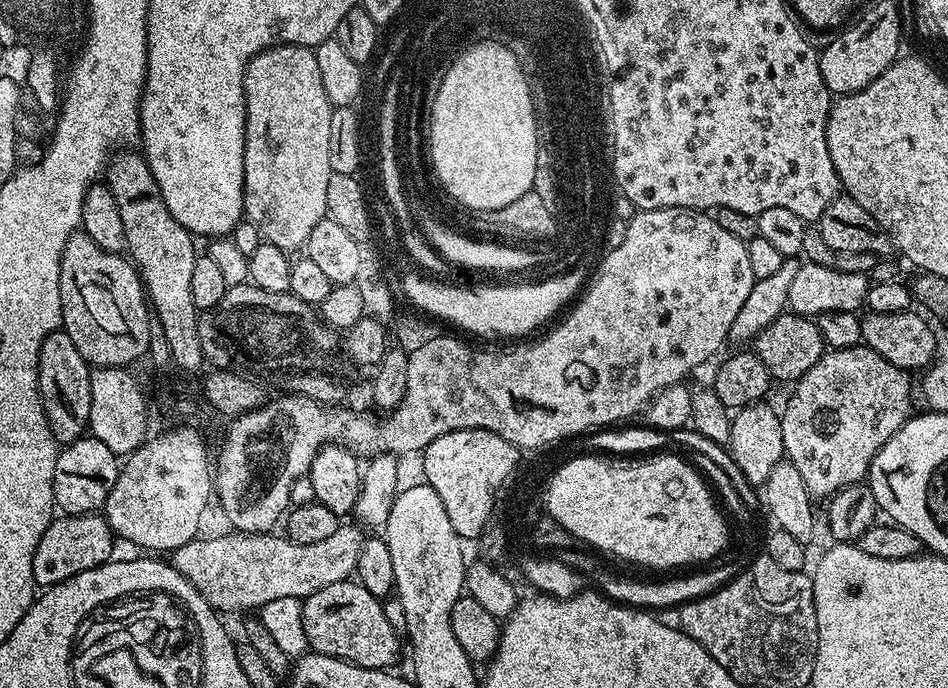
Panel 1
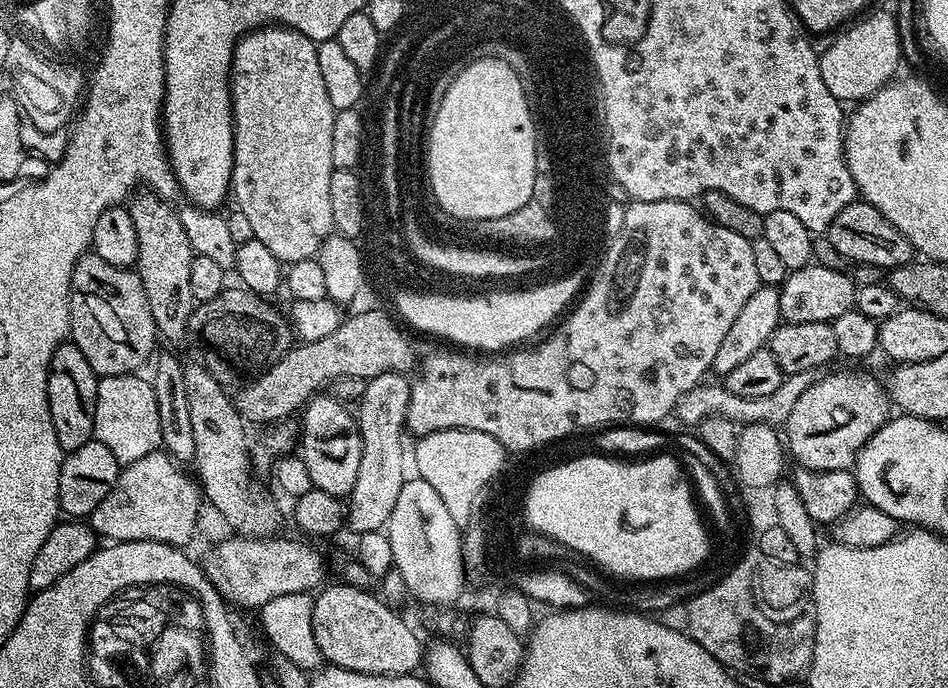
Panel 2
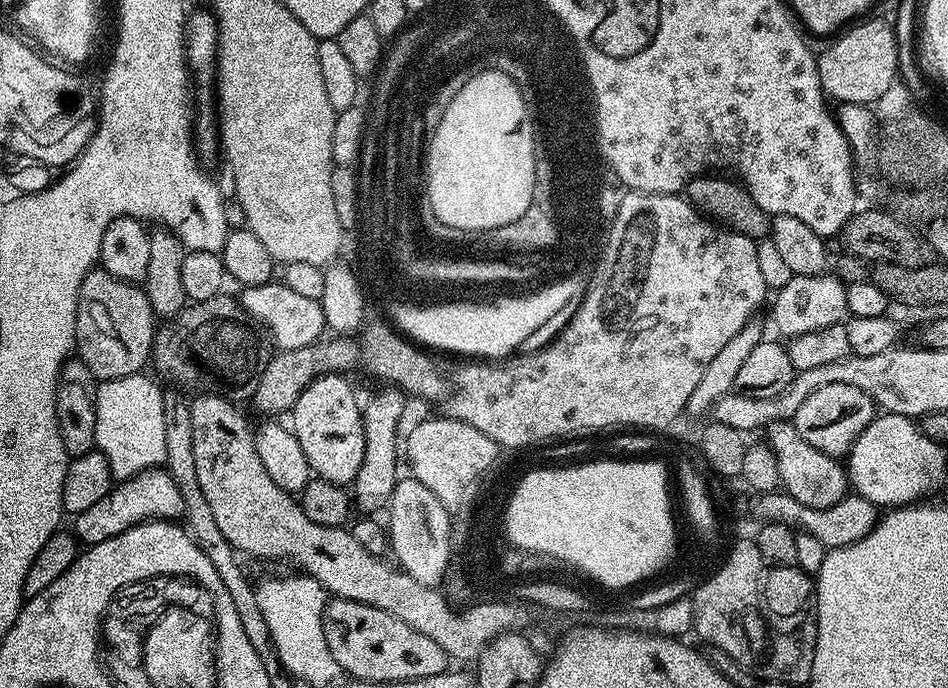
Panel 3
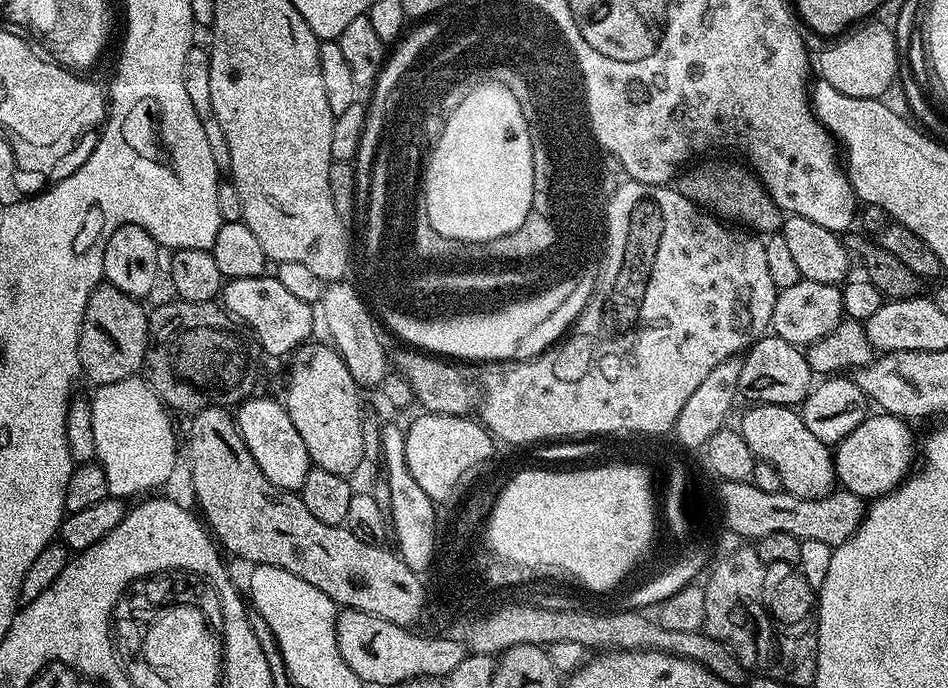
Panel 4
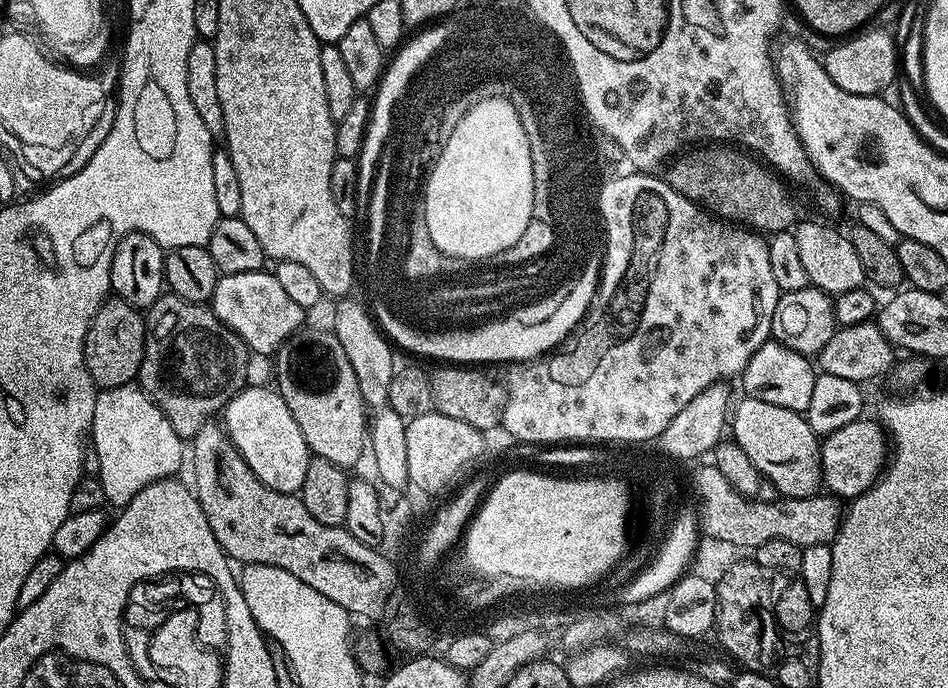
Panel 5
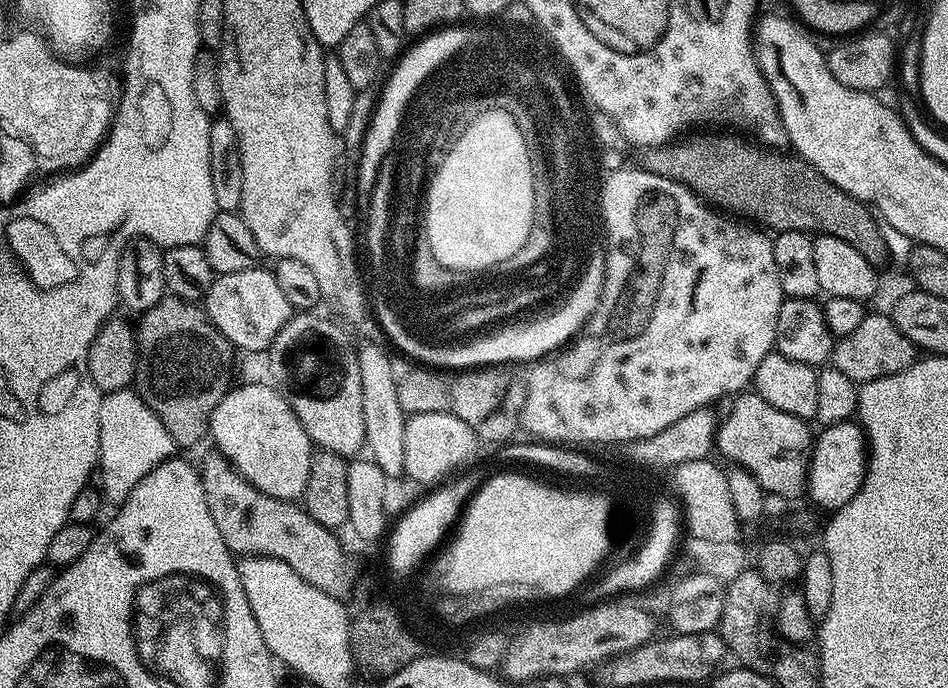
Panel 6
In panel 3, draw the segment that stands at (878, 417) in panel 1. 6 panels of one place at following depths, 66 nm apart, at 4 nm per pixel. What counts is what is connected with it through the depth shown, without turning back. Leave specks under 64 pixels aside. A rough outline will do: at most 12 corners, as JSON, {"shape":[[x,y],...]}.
{"shape":[[854,386],[814,390],[794,423],[844,458],[878,409]]}

